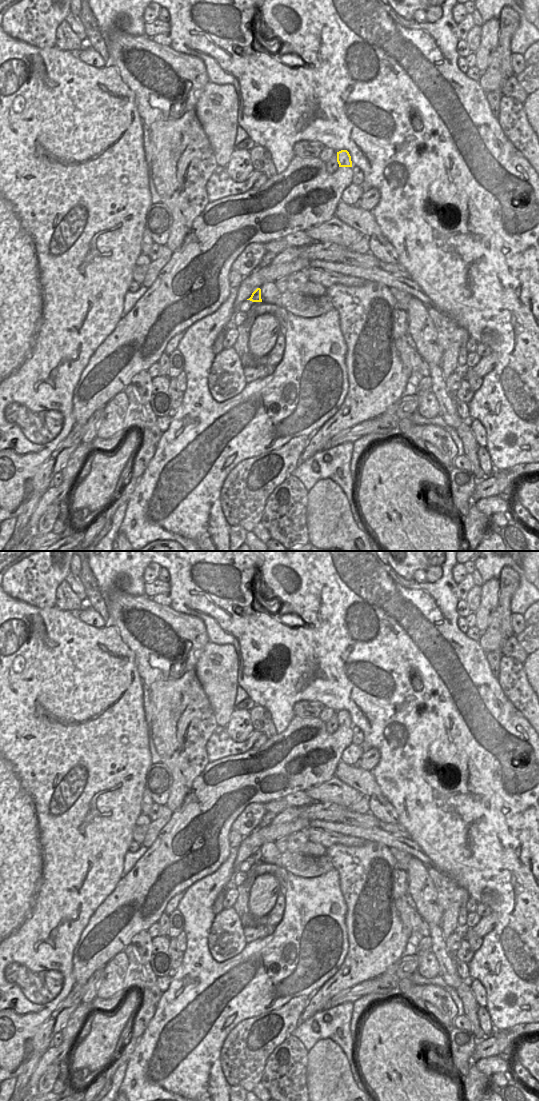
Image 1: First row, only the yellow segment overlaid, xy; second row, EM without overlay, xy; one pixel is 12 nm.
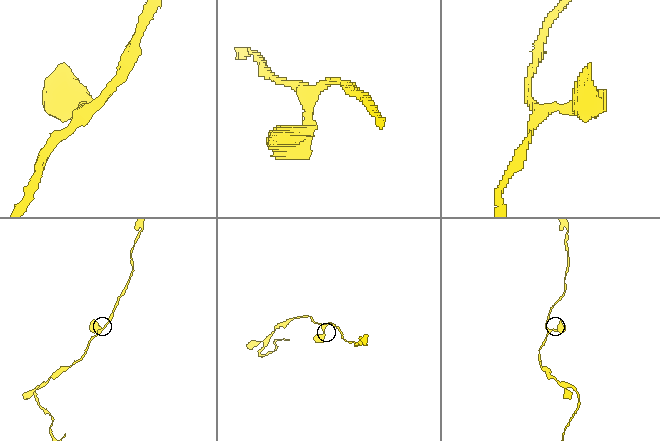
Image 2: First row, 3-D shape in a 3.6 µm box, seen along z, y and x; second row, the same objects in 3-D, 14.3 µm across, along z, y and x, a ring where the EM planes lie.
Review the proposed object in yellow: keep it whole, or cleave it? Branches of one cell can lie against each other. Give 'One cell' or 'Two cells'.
One cell.

